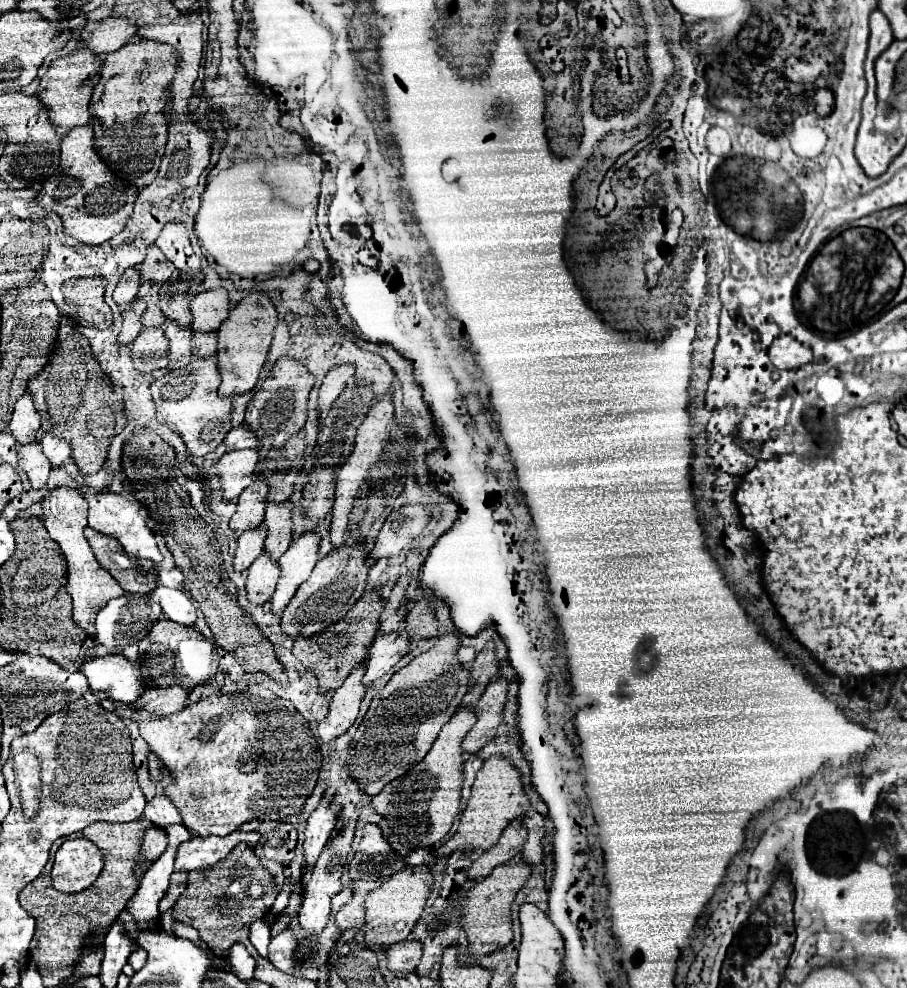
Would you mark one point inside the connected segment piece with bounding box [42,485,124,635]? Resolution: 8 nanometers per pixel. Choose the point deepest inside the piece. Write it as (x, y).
(64, 508)

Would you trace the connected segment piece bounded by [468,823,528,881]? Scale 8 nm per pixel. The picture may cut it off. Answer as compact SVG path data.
M510 823L502 837L498 839L496 845L492 845L490 849L486 849L474 863L472 867L468 869L468 877L470 879L482 879L482 877L488 877L492 873L494 867L510 861L510 859L518 859L520 853L522 853L522 845L526 841L526 835L528 835L528 829L522 825L522 823Z

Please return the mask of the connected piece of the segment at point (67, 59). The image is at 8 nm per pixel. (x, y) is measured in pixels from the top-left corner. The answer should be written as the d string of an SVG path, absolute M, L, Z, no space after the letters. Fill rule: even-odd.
M80 49L70 55L58 57L46 75L40 79L40 89L38 97L44 103L44 107L50 113L50 119L54 125L64 125L64 127L78 127L90 121L88 105L92 97L92 89L96 87L96 81L100 81L100 67L104 59L98 53L92 53L90 49Z

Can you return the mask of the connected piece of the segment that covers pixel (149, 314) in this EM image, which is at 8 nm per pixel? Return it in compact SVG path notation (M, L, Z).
M142 291L140 299L144 299L144 301L148 303L148 309L146 309L144 317L142 317L142 323L144 323L146 327L148 327L148 325L162 325L162 323L166 321L166 317L164 317L162 309L158 307L158 295L156 295L156 293L146 295L146 293Z

